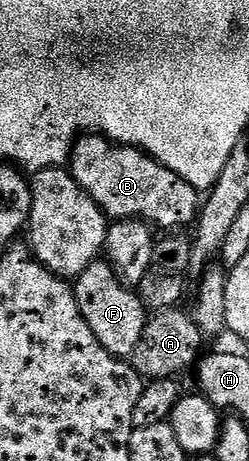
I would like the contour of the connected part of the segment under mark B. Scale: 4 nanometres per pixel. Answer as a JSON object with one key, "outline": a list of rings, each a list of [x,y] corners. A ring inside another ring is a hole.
{"outline":[[[83,133],[70,150],[68,173],[110,220],[133,218],[162,232],[195,225],[200,192],[136,146],[120,146],[101,134]],[[159,226],[159,227],[158,227]]]}

